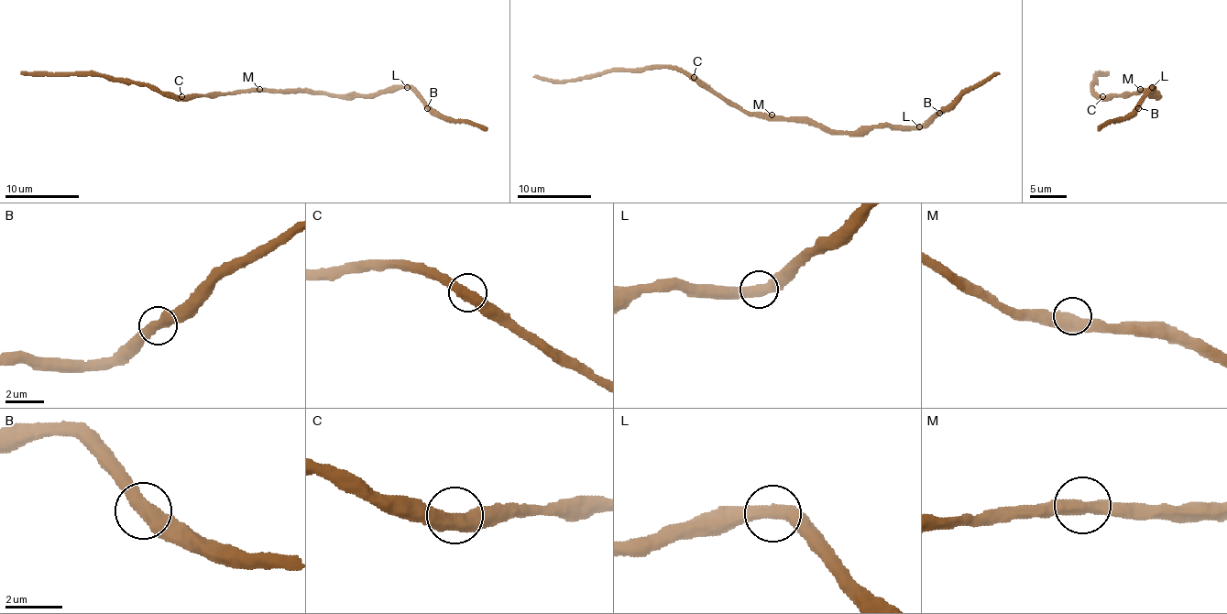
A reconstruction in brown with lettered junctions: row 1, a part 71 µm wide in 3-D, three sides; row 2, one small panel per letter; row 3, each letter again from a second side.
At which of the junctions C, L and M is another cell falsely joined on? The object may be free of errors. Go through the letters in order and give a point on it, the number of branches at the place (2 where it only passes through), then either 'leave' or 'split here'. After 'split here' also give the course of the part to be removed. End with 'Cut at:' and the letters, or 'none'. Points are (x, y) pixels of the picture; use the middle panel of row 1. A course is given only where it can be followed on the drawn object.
C: at (694, 77); 2 branches meet; leave
L: at (919, 126); 2 branches meet; leave
M: at (772, 115); 2 branches meet; leave
Cut at: none

